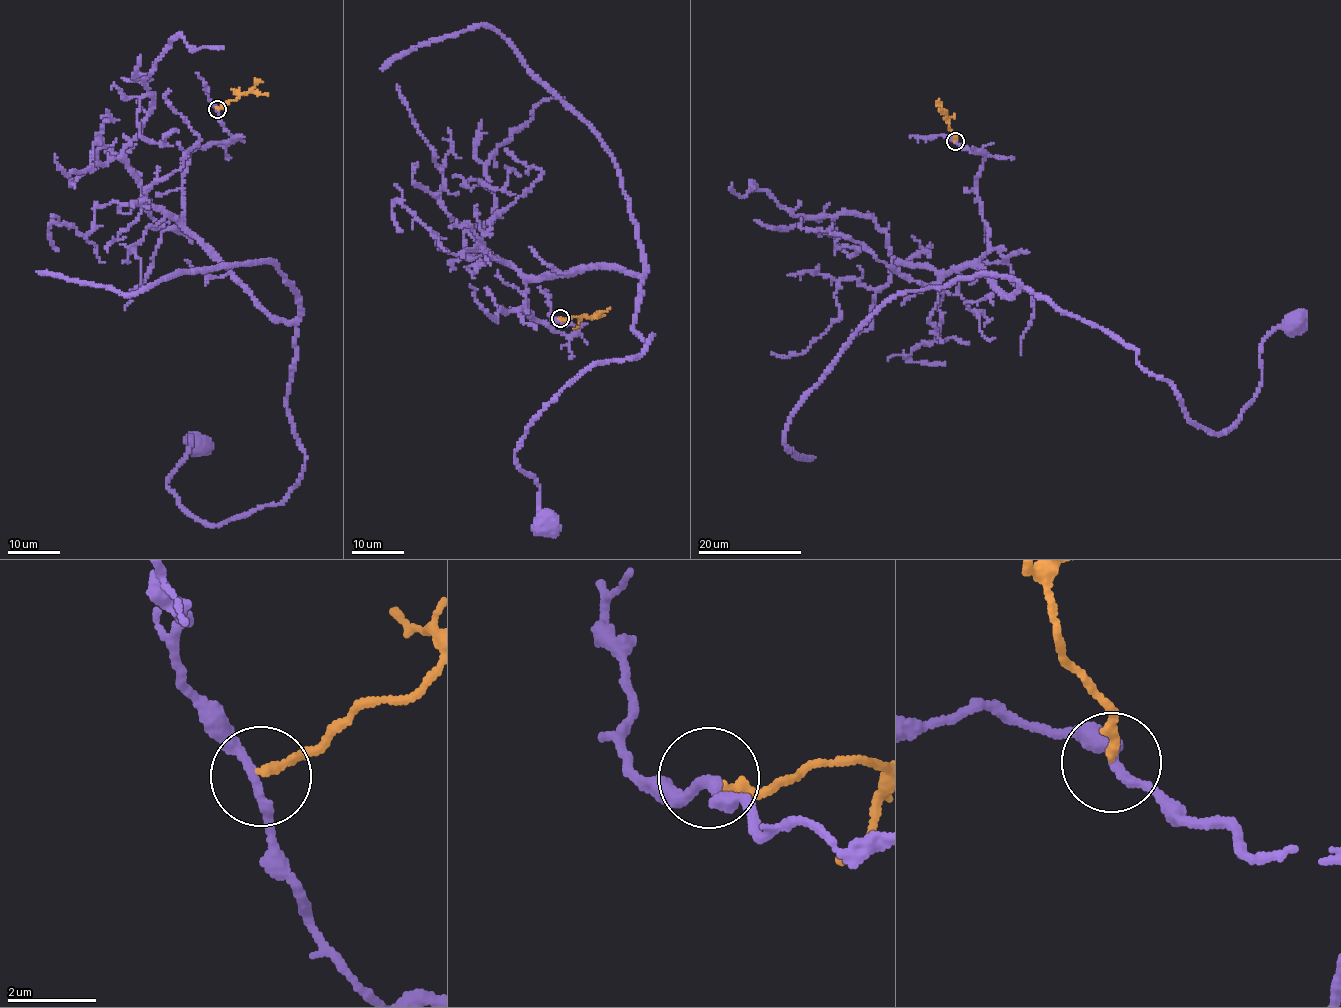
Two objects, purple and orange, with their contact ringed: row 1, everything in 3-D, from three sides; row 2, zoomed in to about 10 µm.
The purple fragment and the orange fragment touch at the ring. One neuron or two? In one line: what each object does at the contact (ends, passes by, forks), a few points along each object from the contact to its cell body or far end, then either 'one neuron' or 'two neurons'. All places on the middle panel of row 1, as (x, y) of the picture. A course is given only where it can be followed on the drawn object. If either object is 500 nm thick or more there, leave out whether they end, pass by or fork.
purple passes by; orange ends there; purple runs (560, 319), (575, 331), (531, 318), (528, 279), (628, 270), (651, 337), (562, 387), (515, 451), (548, 523); orange runs (560, 318), (592, 318), (611, 308); two neurons

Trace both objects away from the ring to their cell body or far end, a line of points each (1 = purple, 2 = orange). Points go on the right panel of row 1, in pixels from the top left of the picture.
1: (956, 141), (984, 155), (976, 263), (990, 283), (1137, 350), (1215, 435), (1252, 401), (1262, 341), (1295, 321)
2: (955, 141), (946, 112), (942, 113), (938, 108)

